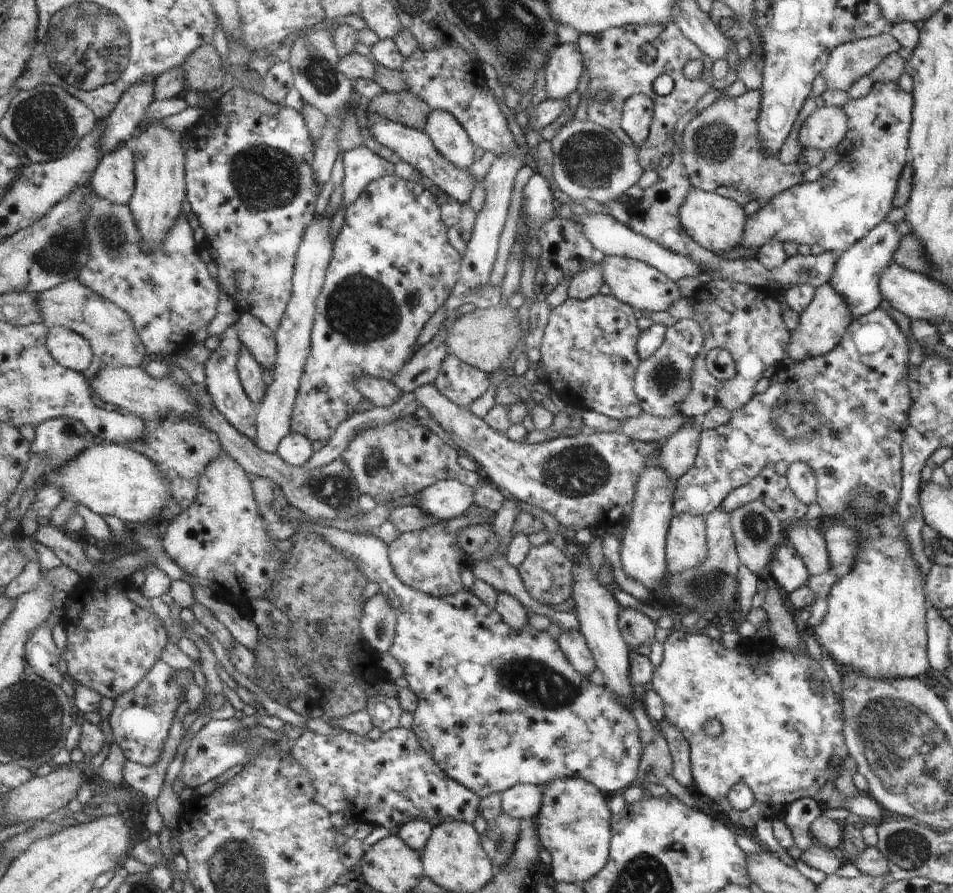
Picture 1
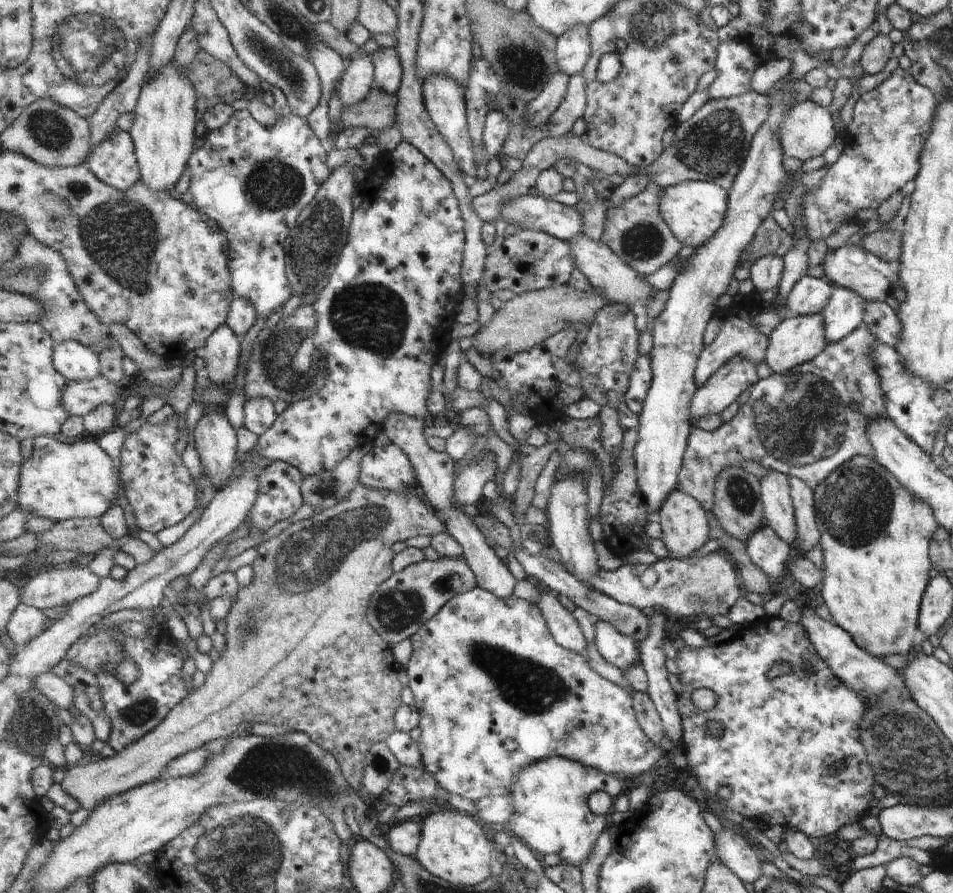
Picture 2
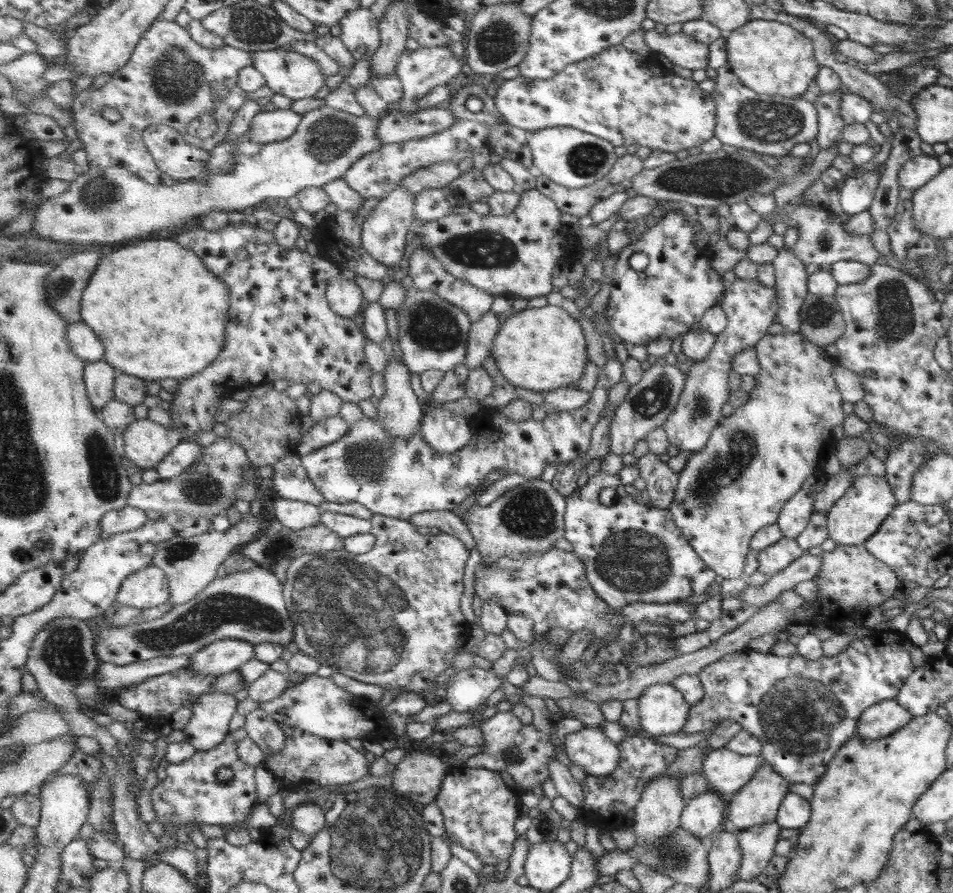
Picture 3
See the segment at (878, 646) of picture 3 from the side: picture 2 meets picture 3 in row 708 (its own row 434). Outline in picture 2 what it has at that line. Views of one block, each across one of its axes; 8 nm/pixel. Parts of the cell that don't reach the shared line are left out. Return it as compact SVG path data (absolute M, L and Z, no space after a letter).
M861 324L839 342L827 343L813 360L794 366L785 371L785 374L772 373L768 378L759 379L752 384L746 392L747 401L739 405L729 422L710 431L702 431L693 426L678 476L678 489L693 495L708 512L715 500L713 489L717 473L725 467L737 466L743 459L783 473L787 477L798 478L810 485L824 480L832 470L850 458L873 459L873 449L864 430L866 424L874 418L887 417L879 381L868 356L868 346L874 340L874 335Z

